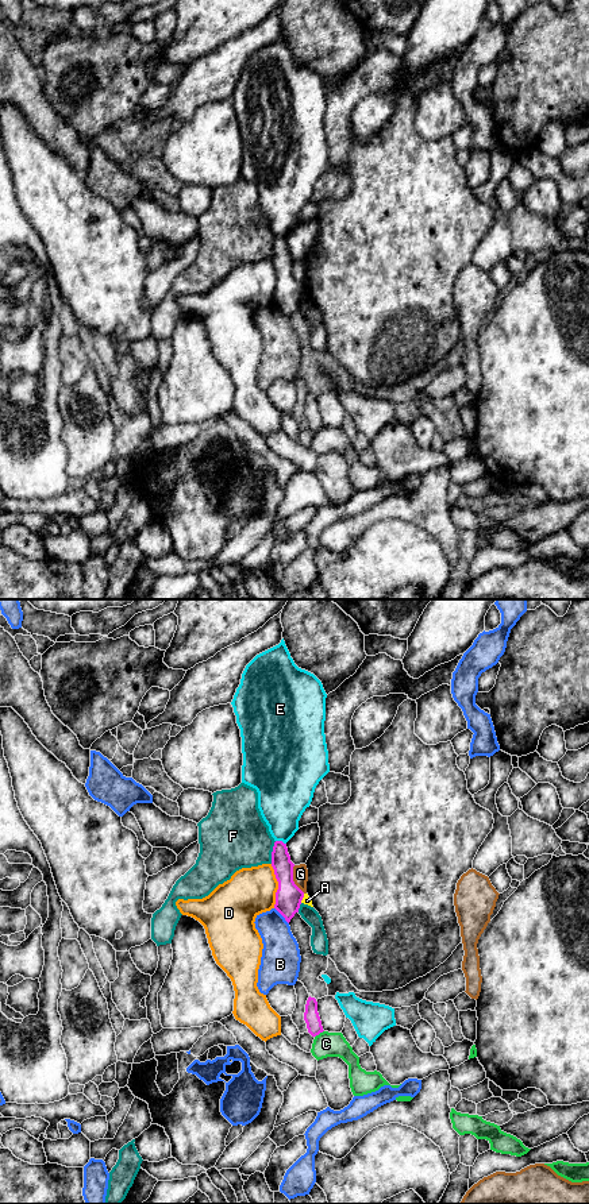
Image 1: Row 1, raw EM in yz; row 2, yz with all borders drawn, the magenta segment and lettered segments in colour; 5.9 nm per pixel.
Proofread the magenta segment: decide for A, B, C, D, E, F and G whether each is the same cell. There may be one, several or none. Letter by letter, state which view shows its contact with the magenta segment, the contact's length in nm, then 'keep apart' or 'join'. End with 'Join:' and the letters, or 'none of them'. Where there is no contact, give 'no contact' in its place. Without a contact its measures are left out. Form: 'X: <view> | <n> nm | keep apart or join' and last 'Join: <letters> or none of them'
A: yz | 60 nm | keep apart
B: yz | 130 nm | keep apart
C: yz | 70 nm | keep apart
D: yz | 260 nm | keep apart
E: yz | 70 nm | keep apart
F: yz | 140 nm | keep apart
G: yz | 180 nm | keep apart
Join: none of them

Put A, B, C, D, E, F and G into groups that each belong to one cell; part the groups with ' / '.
A / B / C / D / E / F / G

